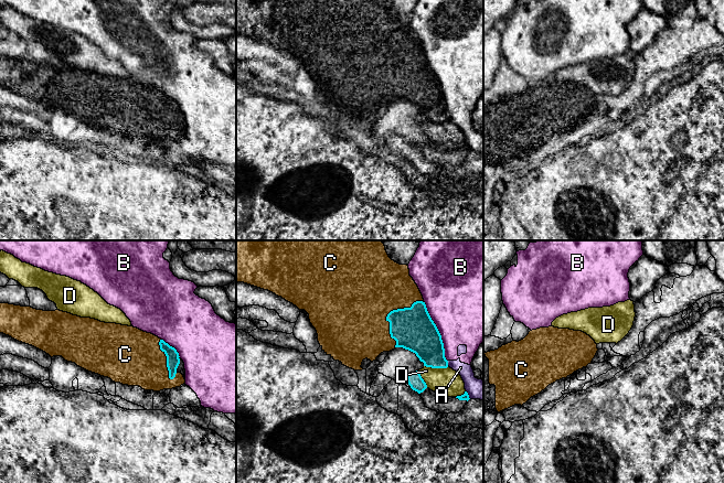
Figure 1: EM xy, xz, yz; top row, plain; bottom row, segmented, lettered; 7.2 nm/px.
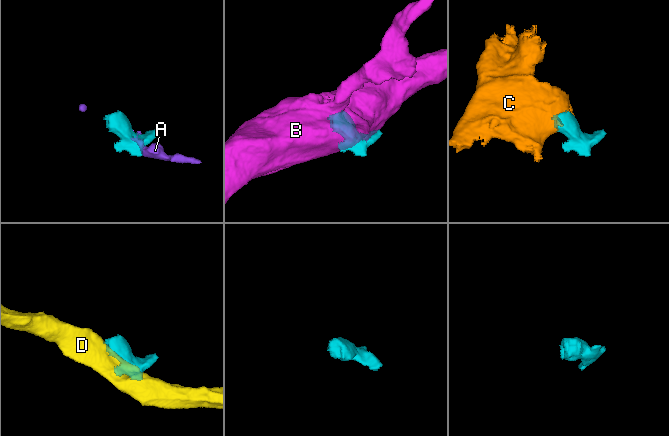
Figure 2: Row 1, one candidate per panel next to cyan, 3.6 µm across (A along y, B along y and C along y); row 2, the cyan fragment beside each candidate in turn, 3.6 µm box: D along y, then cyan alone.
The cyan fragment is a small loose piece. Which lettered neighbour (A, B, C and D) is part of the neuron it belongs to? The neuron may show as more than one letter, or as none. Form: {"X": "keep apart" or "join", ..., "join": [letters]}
{"A": "keep apart", "B": "keep apart", "C": "join", "D": "keep apart", "join": ["C"]}

